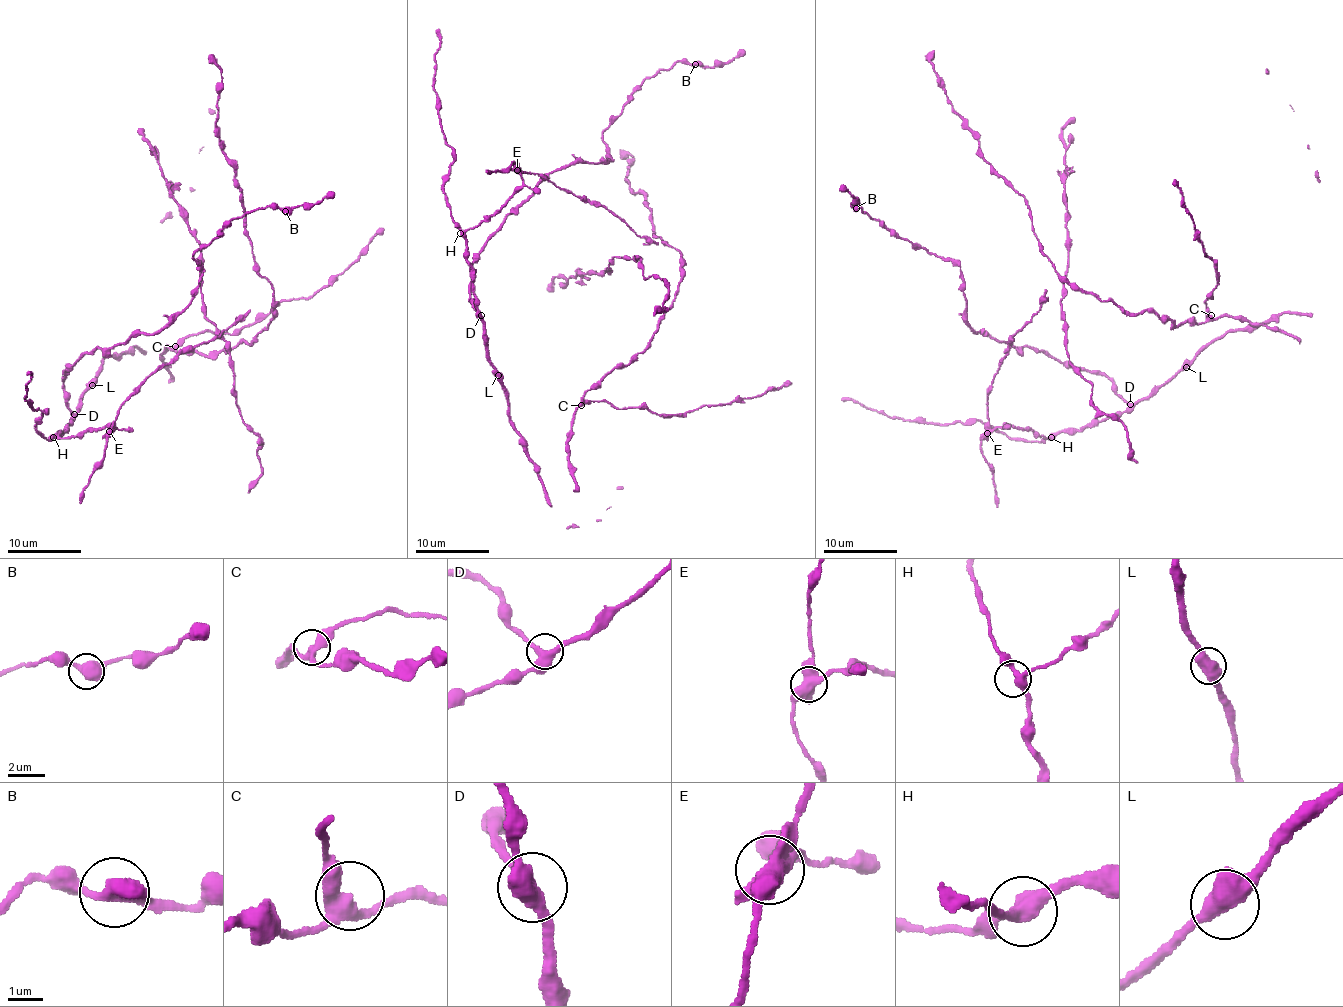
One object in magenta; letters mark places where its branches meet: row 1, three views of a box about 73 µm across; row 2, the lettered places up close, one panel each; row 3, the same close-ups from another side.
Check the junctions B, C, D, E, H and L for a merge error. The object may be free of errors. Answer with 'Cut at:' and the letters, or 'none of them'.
Cut at: E

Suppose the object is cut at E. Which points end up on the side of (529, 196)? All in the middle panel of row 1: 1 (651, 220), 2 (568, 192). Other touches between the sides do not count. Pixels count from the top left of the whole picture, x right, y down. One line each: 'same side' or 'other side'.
1: same side
2: other side

